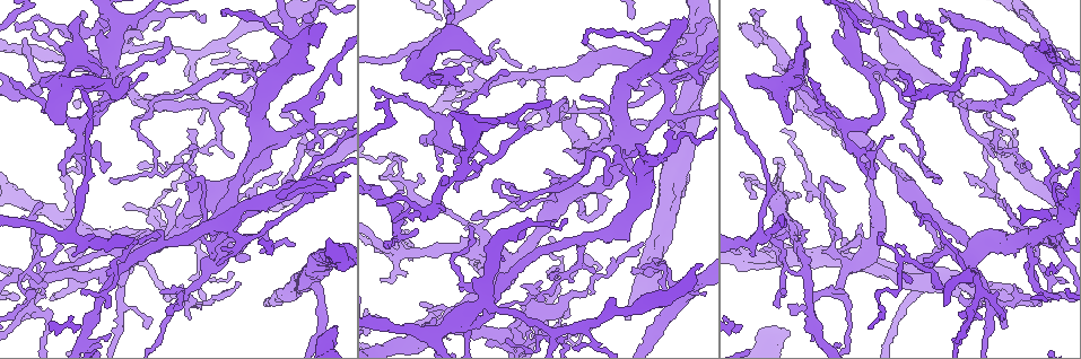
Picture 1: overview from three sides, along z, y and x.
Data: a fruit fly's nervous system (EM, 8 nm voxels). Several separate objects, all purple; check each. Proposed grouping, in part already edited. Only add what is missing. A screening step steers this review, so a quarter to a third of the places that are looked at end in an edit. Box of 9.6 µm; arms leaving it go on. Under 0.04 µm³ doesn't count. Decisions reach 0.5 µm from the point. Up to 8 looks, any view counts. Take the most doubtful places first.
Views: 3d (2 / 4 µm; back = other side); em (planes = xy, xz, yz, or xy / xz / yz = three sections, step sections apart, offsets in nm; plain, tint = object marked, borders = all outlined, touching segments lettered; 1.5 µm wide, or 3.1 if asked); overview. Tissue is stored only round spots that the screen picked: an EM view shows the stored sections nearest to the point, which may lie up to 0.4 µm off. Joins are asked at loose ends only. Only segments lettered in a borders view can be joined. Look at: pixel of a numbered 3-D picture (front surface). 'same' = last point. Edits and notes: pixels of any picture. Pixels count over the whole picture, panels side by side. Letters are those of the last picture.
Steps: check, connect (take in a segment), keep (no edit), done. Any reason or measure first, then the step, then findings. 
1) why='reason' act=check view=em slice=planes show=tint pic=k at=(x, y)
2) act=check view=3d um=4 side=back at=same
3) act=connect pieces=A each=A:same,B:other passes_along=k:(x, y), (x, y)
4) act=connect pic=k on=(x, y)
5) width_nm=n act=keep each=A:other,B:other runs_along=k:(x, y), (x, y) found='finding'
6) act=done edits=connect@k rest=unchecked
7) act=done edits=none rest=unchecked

why='an open end' act=check view=em slice=planes show=borders pic=1 at=(789, 121)

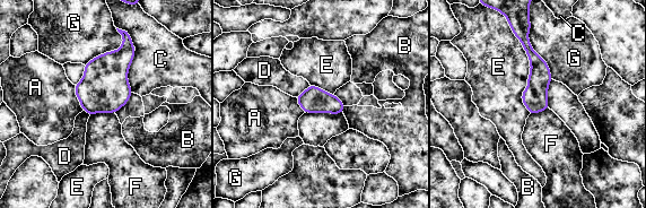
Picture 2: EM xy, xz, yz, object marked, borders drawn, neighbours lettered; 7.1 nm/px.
act=keep each=A:other,B:other,C:other,D:other,E:other,F:other,G:other border=2:(114, 112), (96, 112), (90, 115) found='no lettered segment goes on from it'

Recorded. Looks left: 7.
why='branch stops here' act=check view=em slice=planes show=borders pic=1 at=(789, 332)

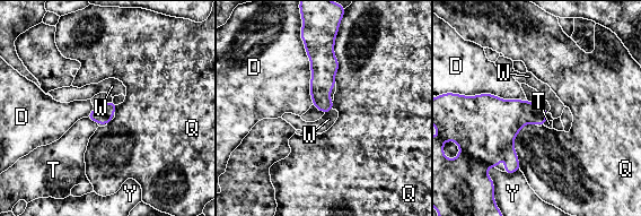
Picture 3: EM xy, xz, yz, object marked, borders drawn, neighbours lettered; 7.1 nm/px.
act=connect pieces=W each=D:other,Q:other,T:other,W:same,Y:other passes_along=3:(323, 77), (328, 111), (328, 119) found='it goes on there'

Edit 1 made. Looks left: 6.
act=check view=overview

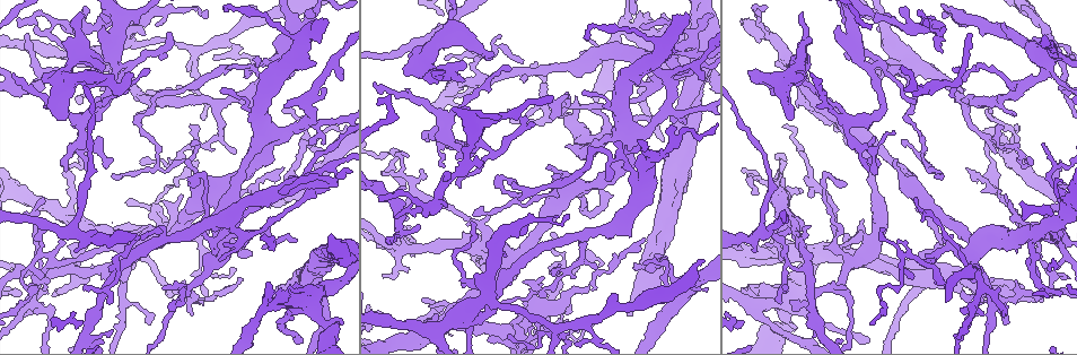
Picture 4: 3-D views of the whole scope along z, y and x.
why='tapers out' act=check view=em slice=planes show=plain pic=4 at=(512, 69)

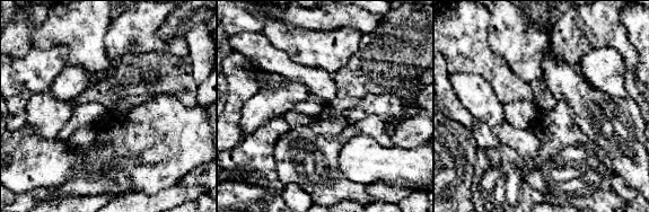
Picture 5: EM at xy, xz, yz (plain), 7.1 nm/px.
why='what lies round it' act=check view=em slice=planes show=borders at=same

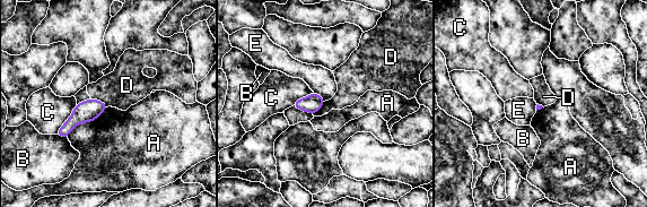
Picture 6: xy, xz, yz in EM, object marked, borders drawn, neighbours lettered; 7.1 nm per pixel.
act=keep each=A:other,B:other,C:other,D:other,E:other border=6:(90, 97), (102, 101), (107, 106) found='no lettered segment goes on from it'

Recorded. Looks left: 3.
act=done edits=connect@3 rest=unchecked

